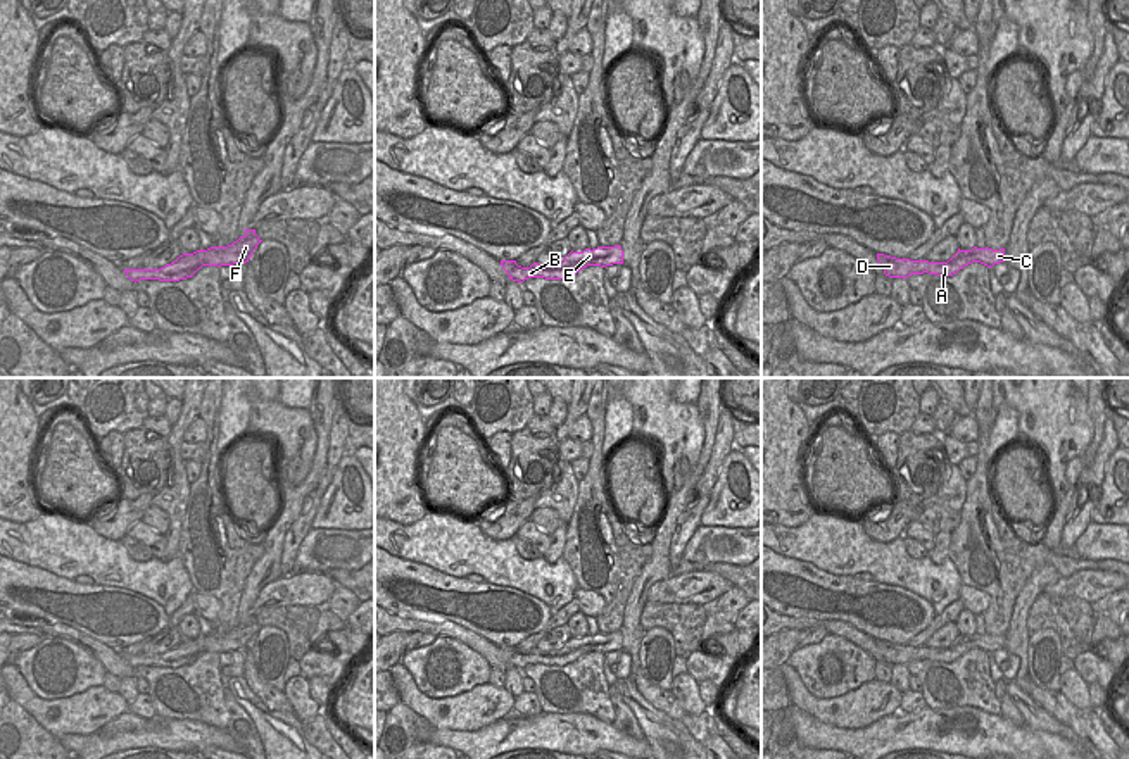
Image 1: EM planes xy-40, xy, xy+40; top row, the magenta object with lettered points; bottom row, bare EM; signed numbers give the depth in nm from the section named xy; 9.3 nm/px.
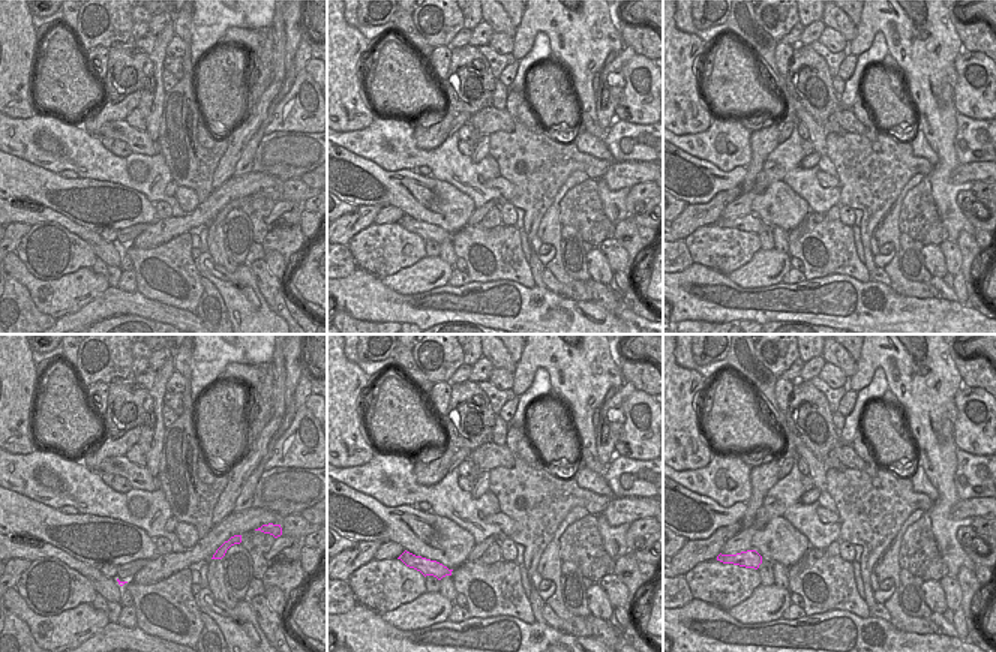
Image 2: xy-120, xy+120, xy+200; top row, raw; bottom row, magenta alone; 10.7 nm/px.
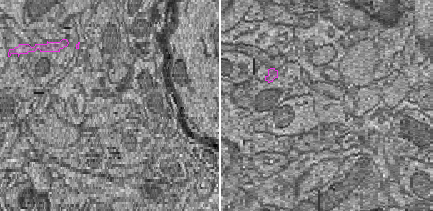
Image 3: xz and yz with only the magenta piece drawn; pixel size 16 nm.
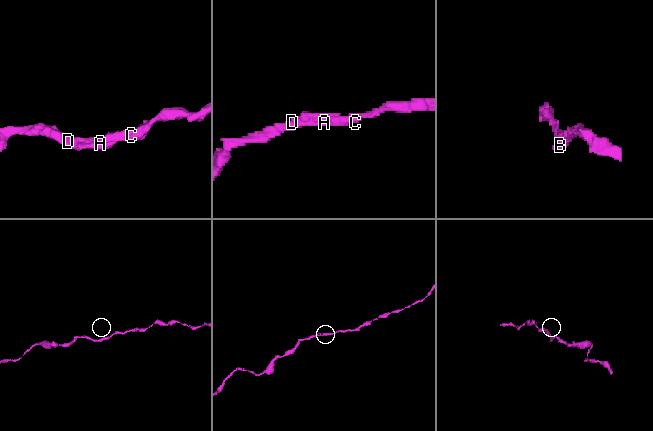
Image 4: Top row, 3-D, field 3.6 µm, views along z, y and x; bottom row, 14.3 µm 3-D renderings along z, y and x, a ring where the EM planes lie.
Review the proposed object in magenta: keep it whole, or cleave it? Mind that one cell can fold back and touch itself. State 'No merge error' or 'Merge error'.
No merge error

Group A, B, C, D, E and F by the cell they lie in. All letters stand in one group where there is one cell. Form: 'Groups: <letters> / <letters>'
Groups: A B C D E F

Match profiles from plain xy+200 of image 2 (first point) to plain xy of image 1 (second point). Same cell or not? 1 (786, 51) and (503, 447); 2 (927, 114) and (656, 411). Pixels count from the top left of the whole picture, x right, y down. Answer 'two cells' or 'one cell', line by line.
1: one cell
2: one cell

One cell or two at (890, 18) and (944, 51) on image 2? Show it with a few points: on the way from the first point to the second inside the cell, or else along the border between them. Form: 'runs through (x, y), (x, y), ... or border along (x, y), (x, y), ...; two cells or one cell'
runs through (906, 32), (912, 44), (932, 42); one cell

